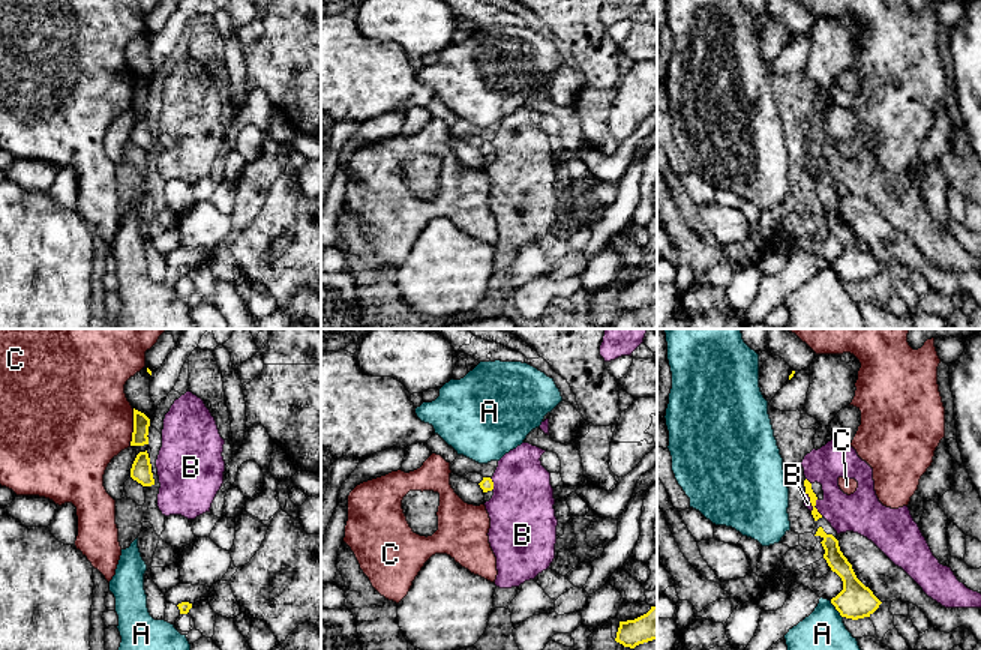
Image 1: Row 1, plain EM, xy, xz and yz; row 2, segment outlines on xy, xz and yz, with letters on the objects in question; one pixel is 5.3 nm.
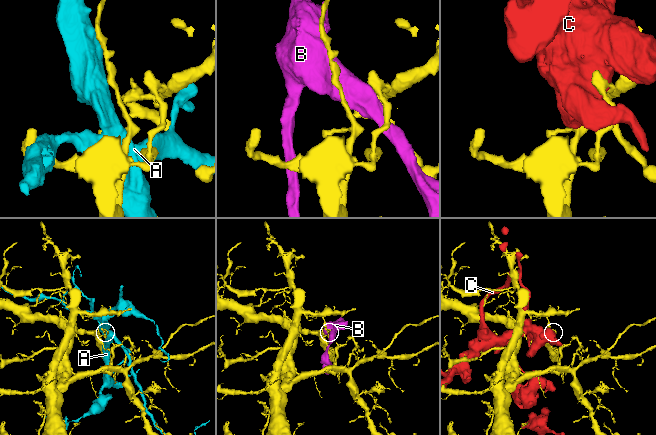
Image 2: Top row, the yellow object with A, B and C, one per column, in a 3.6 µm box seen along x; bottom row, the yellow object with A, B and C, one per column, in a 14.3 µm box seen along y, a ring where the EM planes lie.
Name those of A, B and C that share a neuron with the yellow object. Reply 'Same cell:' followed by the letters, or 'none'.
Same cell: none

